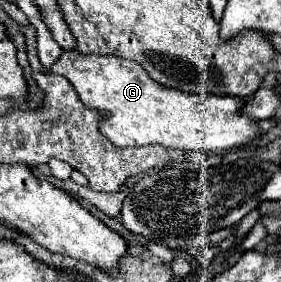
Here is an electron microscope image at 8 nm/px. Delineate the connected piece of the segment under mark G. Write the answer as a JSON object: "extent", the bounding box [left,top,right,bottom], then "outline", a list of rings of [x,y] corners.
{"extent":[53,50,259,154],"outline":[[[63,50],[53,64],[53,74],[61,74],[71,82],[83,106],[109,114],[99,120],[99,132],[121,148],[163,144],[171,148],[221,154],[259,136],[257,122],[241,114],[245,100],[237,96],[215,96],[209,92],[187,94],[175,88],[165,88],[151,80],[143,66],[133,60]]]}

